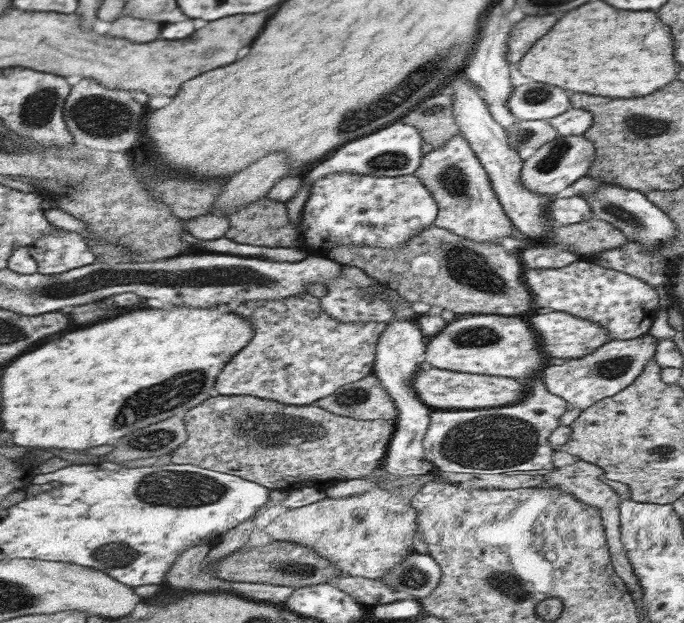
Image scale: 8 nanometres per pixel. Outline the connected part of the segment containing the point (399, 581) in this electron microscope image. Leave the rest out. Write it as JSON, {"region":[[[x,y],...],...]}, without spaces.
{"region":[[[411,554],[409,558],[403,558],[387,569],[380,582],[418,600],[433,592],[440,580],[441,567],[432,556]]]}

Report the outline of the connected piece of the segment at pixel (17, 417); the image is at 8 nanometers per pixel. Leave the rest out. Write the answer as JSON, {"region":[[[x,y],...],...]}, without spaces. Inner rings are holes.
{"region":[[[173,305],[169,308],[137,308],[135,312],[123,313],[123,316],[117,316],[113,320],[89,326],[89,328],[81,328],[75,332],[69,332],[69,336],[65,334],[59,340],[49,342],[45,348],[39,346],[37,350],[25,354],[23,358],[17,358],[9,368],[7,374],[3,378],[3,404],[1,404],[1,420],[5,424],[5,430],[11,432],[15,436],[15,444],[19,446],[37,446],[37,448],[71,448],[71,450],[87,450],[95,448],[95,446],[103,446],[117,441],[117,438],[123,438],[127,434],[151,426],[158,422],[165,421],[168,418],[180,415],[185,417],[188,410],[195,408],[205,402],[209,398],[209,390],[214,388],[217,376],[233,357],[237,356],[237,352],[241,352],[243,348],[252,340],[254,336],[254,328],[246,319],[234,314],[232,309],[225,312],[223,308],[217,305],[212,307],[188,307]],[[173,378],[173,386],[159,386],[165,384],[167,380]]]}

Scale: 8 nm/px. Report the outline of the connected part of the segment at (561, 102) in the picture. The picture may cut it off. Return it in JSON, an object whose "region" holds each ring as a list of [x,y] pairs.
{"region":[[[532,81],[515,87],[509,106],[516,120],[547,121],[567,112],[571,103],[563,90]]]}

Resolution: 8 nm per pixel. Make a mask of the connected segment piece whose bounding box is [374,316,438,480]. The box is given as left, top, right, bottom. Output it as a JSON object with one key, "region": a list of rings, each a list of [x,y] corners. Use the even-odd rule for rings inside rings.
{"region":[[[394,316],[386,323],[381,337],[377,342],[377,356],[375,357],[374,375],[382,382],[387,394],[395,401],[398,409],[398,420],[394,422],[394,432],[386,454],[386,462],[382,469],[389,476],[421,476],[427,479],[429,473],[438,471],[423,456],[421,439],[428,427],[428,416],[431,410],[425,406],[412,390],[412,376],[424,366],[423,354],[425,350],[423,338],[418,324],[411,319],[395,319]]]}

